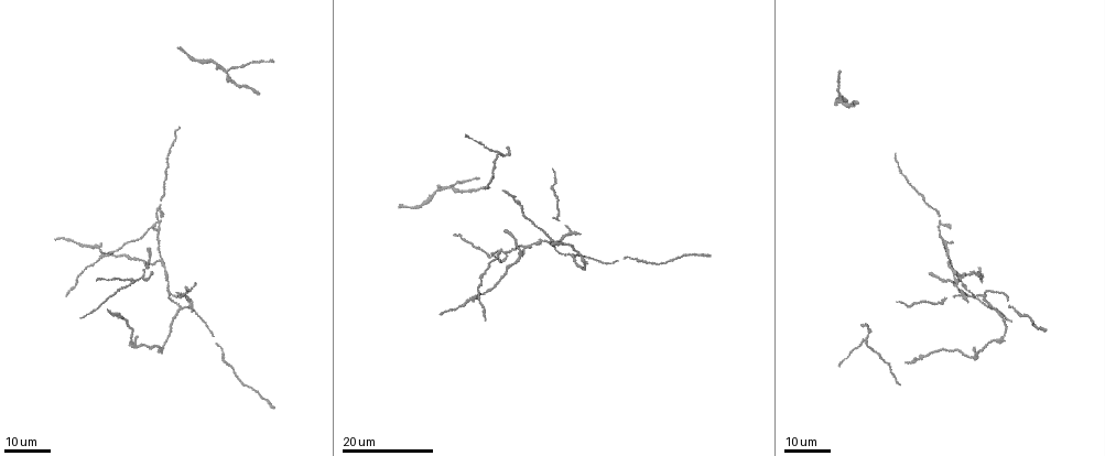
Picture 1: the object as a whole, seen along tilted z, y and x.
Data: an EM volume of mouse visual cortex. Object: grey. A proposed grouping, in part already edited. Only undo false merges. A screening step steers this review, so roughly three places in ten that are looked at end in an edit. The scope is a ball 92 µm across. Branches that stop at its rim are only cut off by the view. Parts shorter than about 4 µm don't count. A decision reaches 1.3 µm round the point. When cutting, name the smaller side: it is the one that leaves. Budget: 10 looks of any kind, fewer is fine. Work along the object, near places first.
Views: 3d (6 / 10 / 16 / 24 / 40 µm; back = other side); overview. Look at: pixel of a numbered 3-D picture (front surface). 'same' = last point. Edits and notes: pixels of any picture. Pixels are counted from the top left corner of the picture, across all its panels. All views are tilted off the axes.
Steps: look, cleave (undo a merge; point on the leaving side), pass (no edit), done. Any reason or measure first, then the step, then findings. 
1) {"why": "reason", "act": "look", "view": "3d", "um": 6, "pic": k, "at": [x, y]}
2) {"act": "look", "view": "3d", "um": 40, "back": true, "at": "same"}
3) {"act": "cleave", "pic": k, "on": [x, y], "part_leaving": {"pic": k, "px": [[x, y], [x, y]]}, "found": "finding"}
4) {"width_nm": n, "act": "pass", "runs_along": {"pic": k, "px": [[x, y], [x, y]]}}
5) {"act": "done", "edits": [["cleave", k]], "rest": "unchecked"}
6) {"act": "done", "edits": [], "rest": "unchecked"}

{"why": "two arms in line, one across", "act": "look", "view": "3d", "um": 16, "pic": 1, "at": [170, 293]}

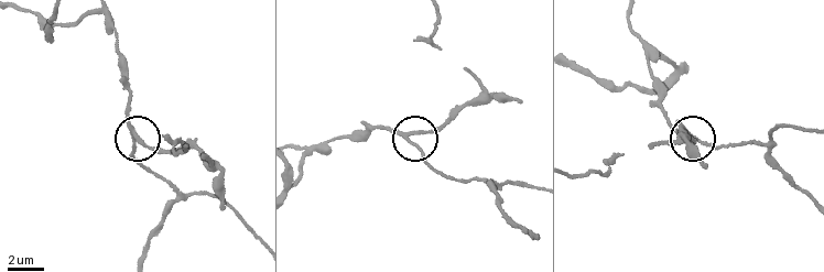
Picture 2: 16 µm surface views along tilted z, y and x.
{"act": "look", "view": "3d", "um": 6, "pic": 2, "at": [406, 137]}

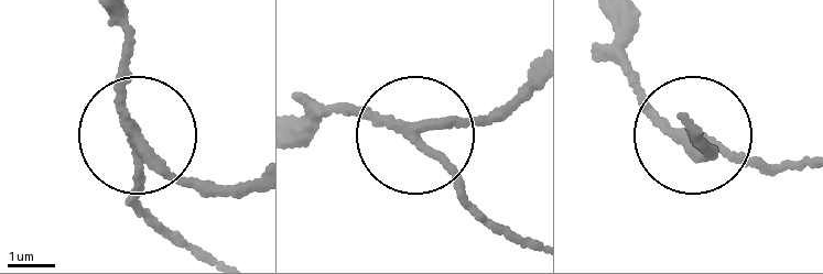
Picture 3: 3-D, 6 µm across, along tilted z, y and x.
{"side_arm_um": 23, "act": "pass", "runs_along": {"pic": 3, "px": [[310, 123], [368, 108], [413, 125], [459, 125], [509, 97]]}, "found": "one neuron here"}

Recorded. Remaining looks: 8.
{"why": "a fork", "act": "look", "view": "3d", "um": 16, "pic": 1, "at": [573, 256]}

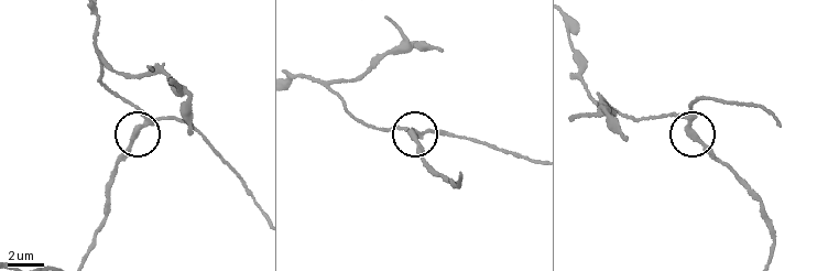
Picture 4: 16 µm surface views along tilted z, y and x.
{"why": "zoom in", "act": "look", "view": "3d", "um": 6, "pic": 4, "at": [690, 123]}

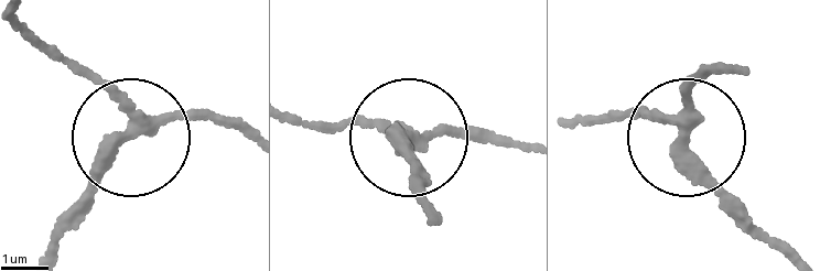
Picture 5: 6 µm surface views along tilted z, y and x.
{"arms": 3, "act": "cleave", "pic": 5, "on": [92, 181], "found": "two neurons meet here"}

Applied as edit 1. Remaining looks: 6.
{"why": "three arms meet", "act": "look", "view": "3d", "um": 24, "pic": 1, "at": [523, 247]}

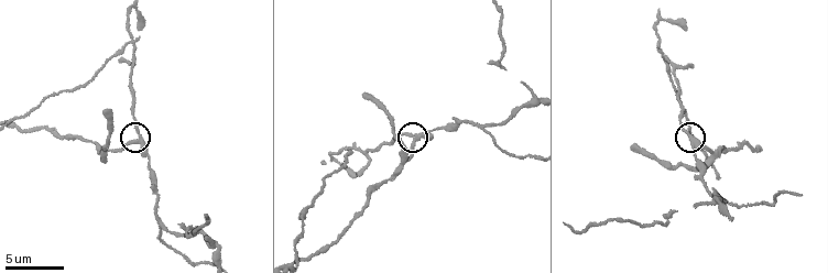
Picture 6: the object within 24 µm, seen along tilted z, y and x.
{"act": "look", "view": "3d", "um": 6, "pic": 6, "at": [135, 141]}

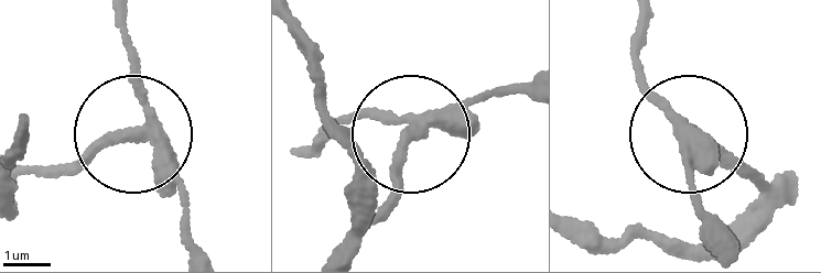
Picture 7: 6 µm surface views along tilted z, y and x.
{"why": "other side", "act": "look", "view": "3d", "um": 6, "back": true, "pic": 7, "at": [135, 128]}

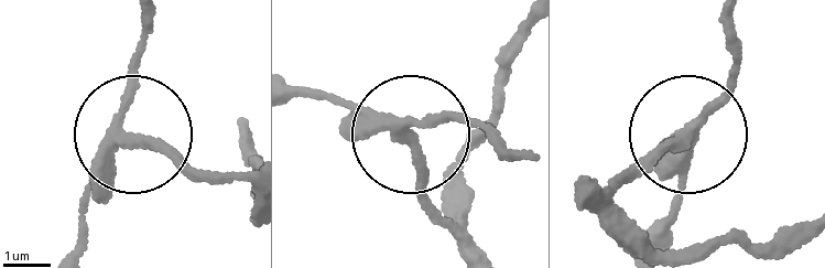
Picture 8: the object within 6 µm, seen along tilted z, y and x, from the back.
{"side_arm_um": 29, "arms": 3, "act": "pass", "found": "continuous, no second neuron"}

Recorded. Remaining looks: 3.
{"why": "branch point", "act": "look", "view": "3d", "um": 6, "pic": 6, "at": [350, 148]}

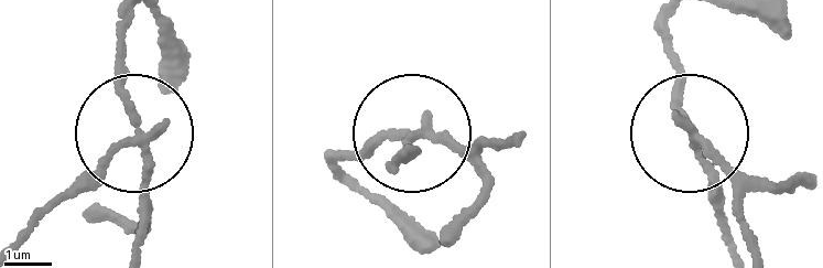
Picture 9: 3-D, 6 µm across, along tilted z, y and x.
{"width_nm": 150, "act": "cleave", "pic": 9, "on": [83, 178], "part_leaving": {"pic": 9, "px": [[140, 140], [58, 196], [24, 237]]}, "found": "a second neuron is stuck on"}

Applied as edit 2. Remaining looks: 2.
{"act": "done", "edits": [["cleave", 5], ["cleave", 9]], "rest": "unchecked"}

